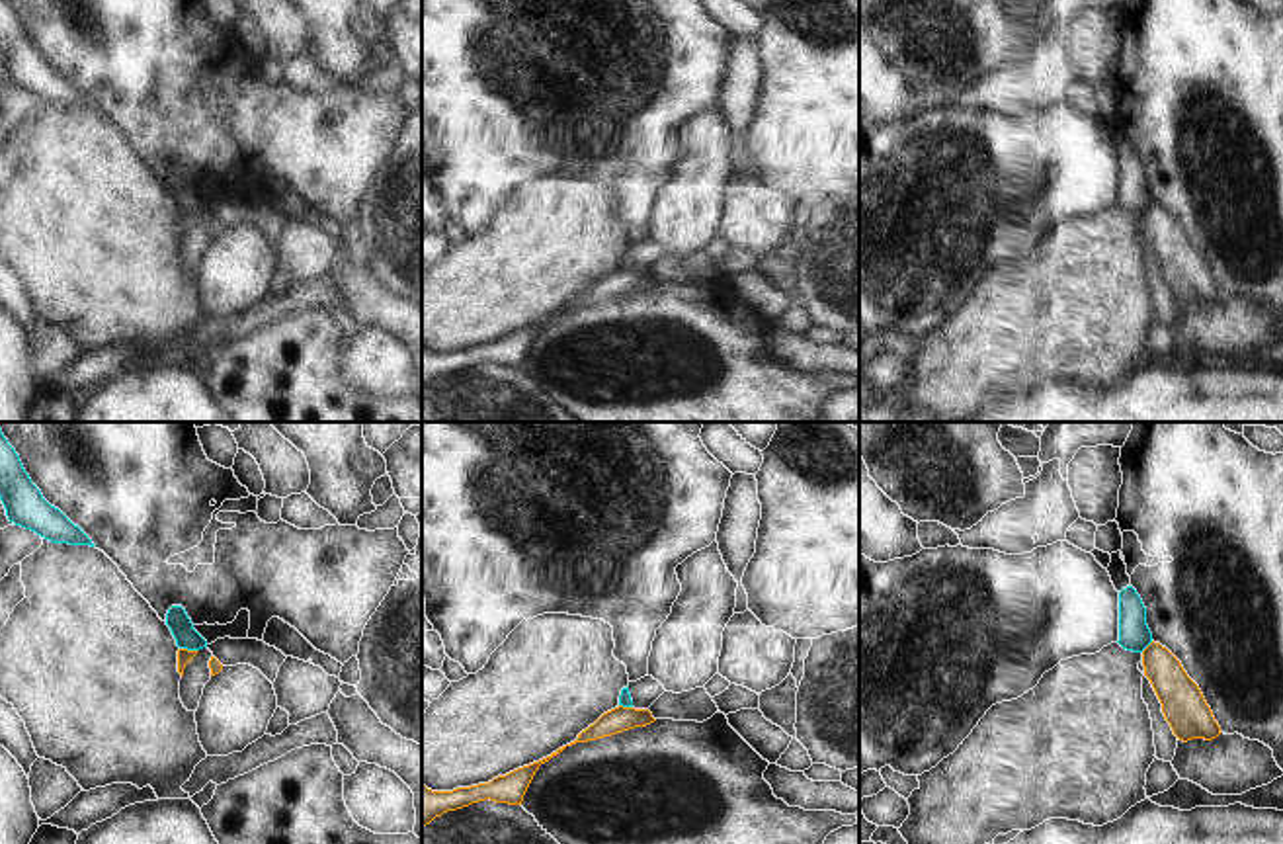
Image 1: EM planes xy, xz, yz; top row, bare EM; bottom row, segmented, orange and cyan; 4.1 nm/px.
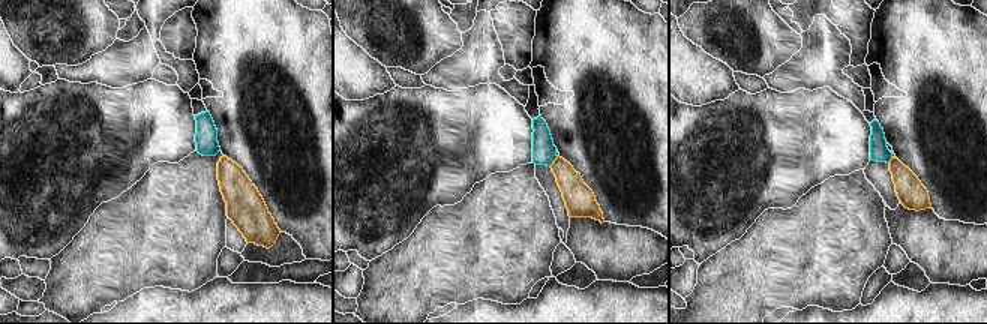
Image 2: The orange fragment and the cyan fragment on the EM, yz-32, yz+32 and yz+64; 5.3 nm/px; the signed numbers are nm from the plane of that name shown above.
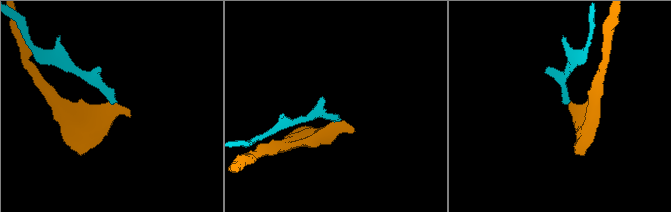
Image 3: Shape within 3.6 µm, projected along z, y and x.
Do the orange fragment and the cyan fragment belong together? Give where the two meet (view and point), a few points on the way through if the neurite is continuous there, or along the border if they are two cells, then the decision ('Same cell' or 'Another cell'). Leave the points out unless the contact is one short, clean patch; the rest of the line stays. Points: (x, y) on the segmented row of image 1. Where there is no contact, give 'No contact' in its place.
Touches orange at xy (186, 649). Boundary: xy (180, 647), (196, 651). Another cell.

